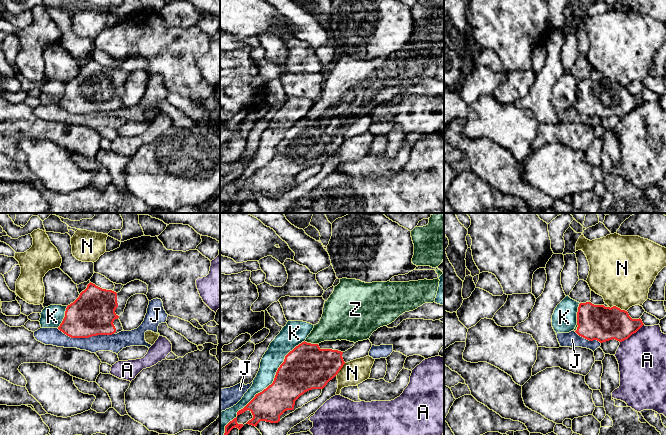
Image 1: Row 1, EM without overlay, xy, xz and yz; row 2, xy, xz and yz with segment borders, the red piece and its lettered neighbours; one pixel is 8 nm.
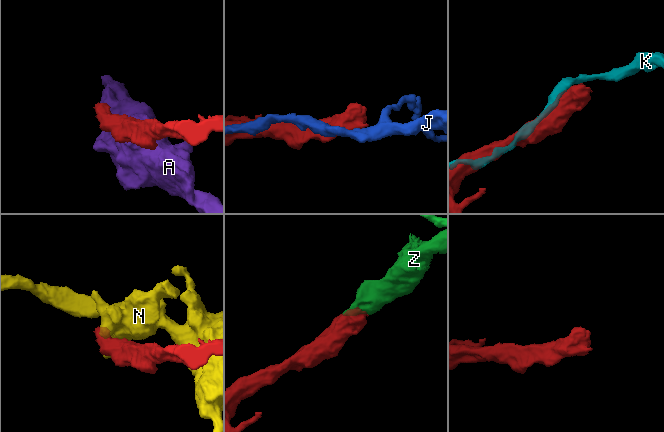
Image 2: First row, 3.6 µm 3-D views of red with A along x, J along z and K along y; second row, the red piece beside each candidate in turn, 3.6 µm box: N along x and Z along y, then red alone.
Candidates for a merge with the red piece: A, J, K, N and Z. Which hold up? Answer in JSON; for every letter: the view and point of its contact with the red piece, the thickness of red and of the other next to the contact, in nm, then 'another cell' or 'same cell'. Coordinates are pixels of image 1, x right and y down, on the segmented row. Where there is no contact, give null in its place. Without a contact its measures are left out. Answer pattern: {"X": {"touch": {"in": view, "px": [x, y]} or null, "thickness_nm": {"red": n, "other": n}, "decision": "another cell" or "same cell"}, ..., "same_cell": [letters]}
{"A": {"touch": {"in": "yz", "px": [631, 334]}, "thickness_nm": {"red": 280, "other": 380}, "decision": "another cell"}, "J": {"touch": {"in": "xy", "px": [85, 337]}, "thickness_nm": {"red": 360, "other": 150}, "decision": "another cell"}, "K": {"touch": {"in": "xz", "px": [266, 388]}, "thickness_nm": {"red": 300, "other": 160}, "decision": "another cell"}, "N": {"touch": {"in": "yz", "px": [617, 307]}, "thickness_nm": {"red": 280, "other": 460}, "decision": "another cell"}, "Z": {"touch": {"in": "xz", "px": [310, 343]}, "thickness_nm": {"red": 360, "other": 240}, "decision": "same cell"}, "same_cell": ["Z"]}

